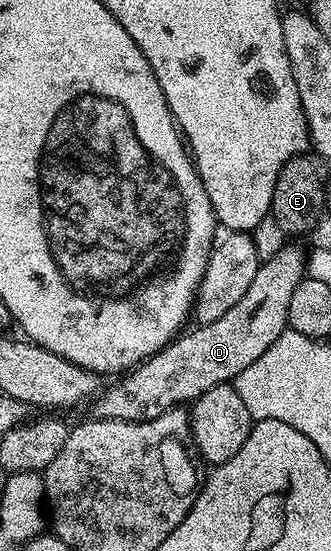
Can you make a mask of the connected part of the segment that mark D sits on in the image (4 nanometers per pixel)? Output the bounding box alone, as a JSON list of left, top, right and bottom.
[93,247,305,421]

